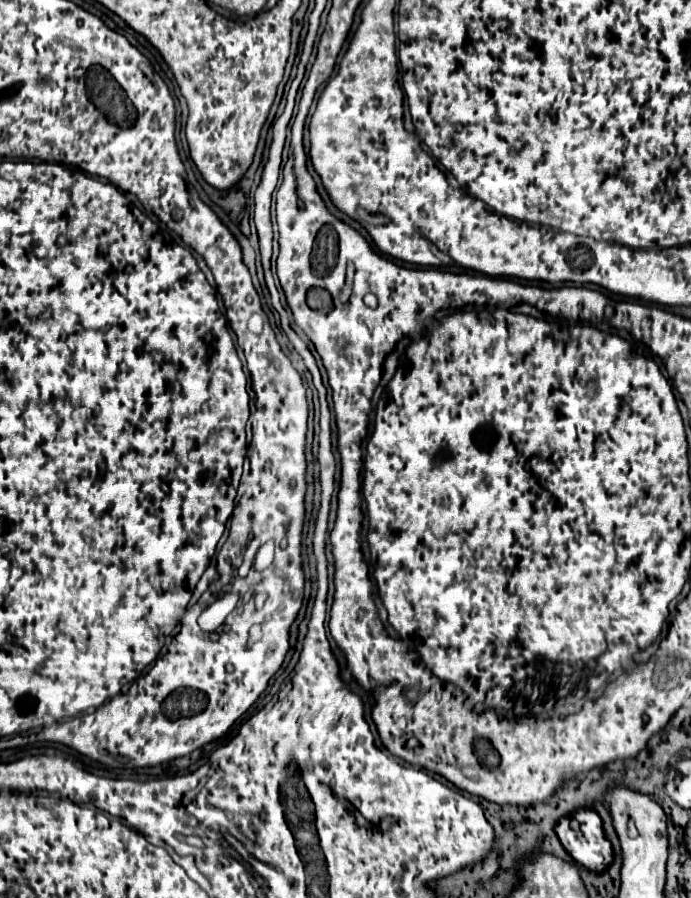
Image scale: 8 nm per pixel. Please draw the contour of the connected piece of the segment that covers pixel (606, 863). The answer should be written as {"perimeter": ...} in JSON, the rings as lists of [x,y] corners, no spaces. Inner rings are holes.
{"perimeter":[[[580,809],[574,815],[564,817],[556,825],[556,833],[570,857],[584,869],[602,873],[612,865],[614,849],[606,839],[598,813]]]}

